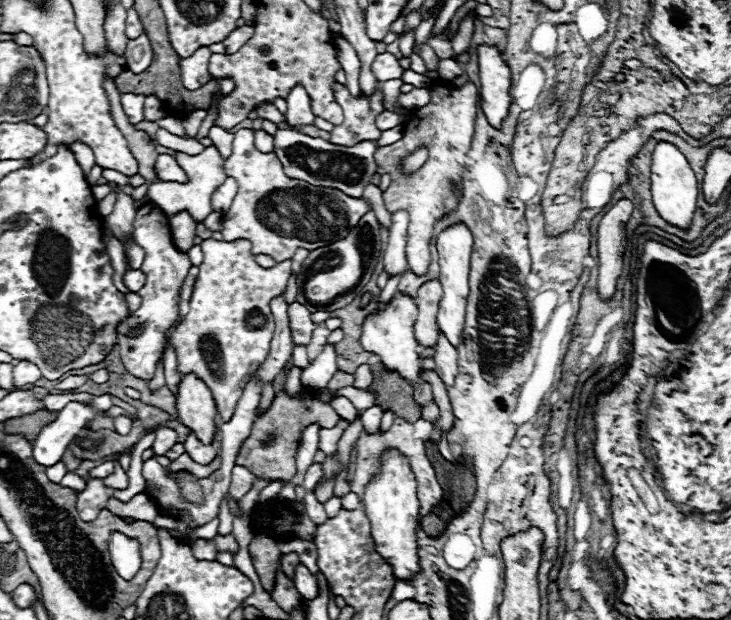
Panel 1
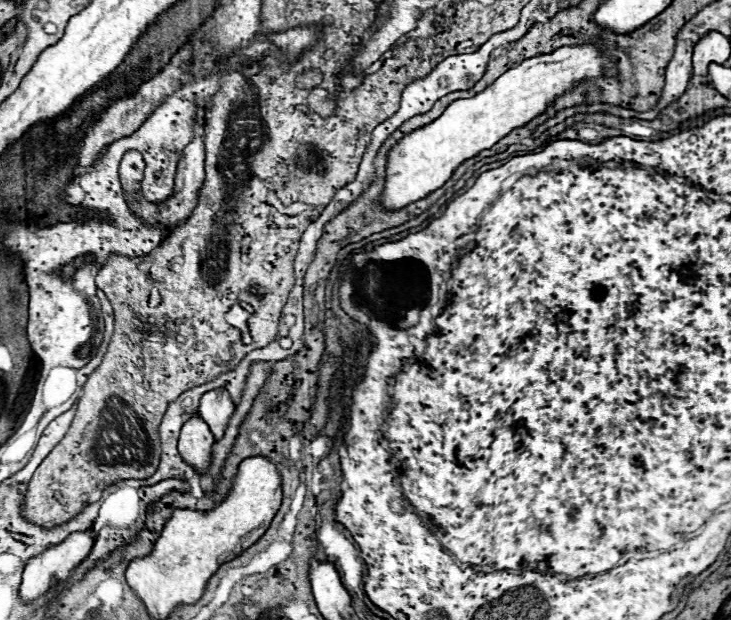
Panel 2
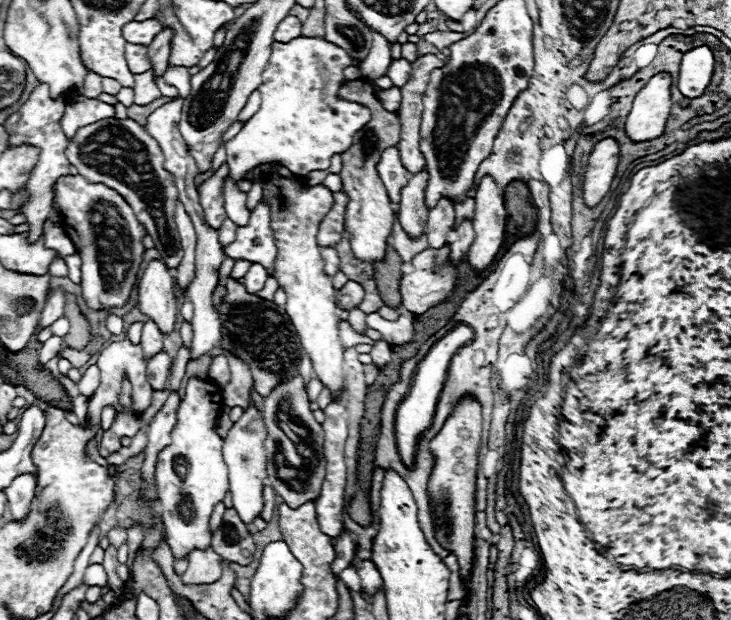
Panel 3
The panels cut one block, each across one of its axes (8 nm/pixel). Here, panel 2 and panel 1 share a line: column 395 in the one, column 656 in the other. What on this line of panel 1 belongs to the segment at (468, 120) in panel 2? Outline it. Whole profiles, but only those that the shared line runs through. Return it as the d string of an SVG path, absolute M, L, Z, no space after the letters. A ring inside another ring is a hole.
M660 142L656 146L656 150L652 152L652 202L658 210L658 214L672 226L678 226L682 230L688 230L696 212L696 200L698 200L698 180L688 164L688 160L684 158L684 154L668 144L668 142Z

